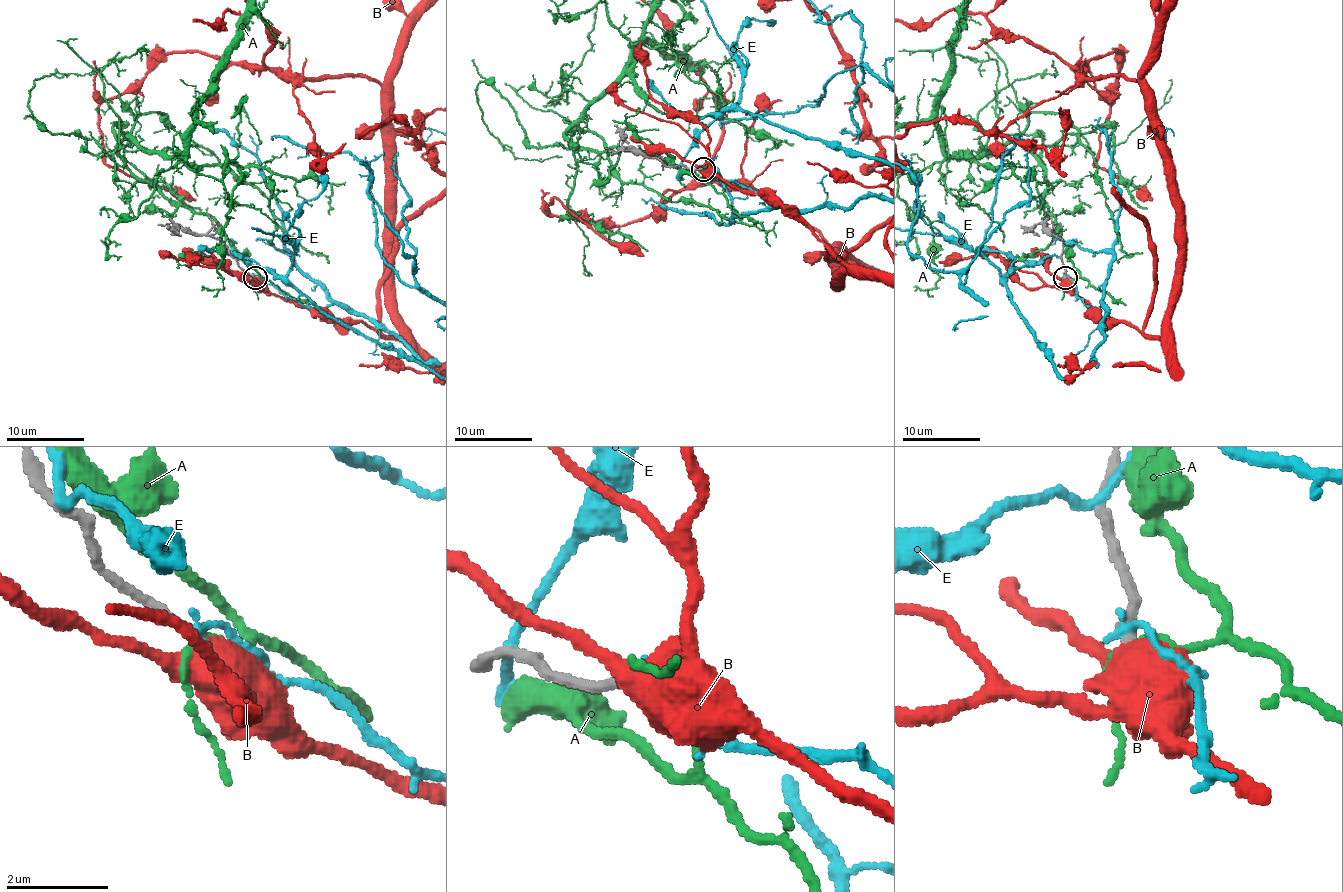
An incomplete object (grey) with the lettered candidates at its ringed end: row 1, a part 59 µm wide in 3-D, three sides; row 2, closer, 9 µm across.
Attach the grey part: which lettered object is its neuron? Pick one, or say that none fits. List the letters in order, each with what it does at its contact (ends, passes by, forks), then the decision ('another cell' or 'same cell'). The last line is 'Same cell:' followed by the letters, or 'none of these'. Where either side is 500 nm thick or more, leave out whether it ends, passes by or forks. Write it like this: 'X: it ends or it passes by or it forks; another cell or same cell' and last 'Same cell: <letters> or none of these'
A: it passes by; another cell
B: another cell
E: it ends; another cell
Same cell: none of these

